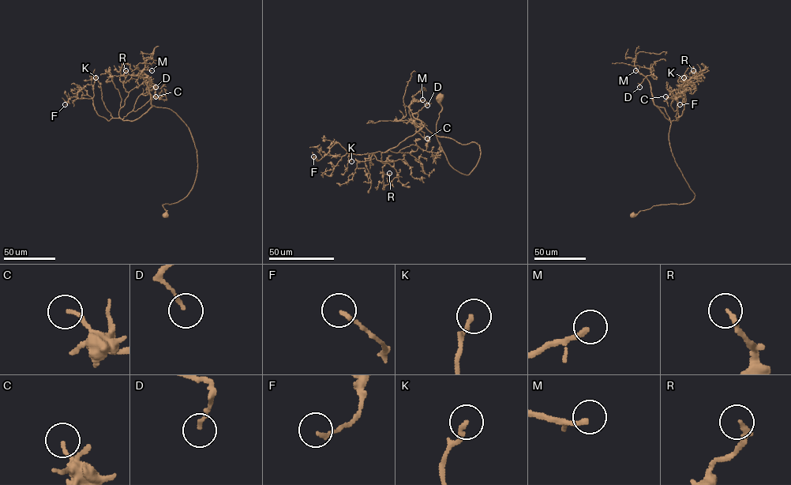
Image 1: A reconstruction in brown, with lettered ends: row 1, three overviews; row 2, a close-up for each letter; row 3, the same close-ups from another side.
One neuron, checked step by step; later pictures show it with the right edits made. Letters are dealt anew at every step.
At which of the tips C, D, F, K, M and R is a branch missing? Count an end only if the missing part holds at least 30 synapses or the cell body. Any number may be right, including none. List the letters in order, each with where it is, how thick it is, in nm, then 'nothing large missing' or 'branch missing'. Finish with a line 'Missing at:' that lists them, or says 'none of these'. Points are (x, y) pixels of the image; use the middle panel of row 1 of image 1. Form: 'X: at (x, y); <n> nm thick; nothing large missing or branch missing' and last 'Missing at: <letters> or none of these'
C: at (427, 138); 150 nm thick; nothing large missing
D: at (427, 105); 120 nm thick; nothing large missing
F: at (313, 156); 160 nm thick; nothing large missing
K: at (351, 161); 180 nm thick; nothing large missing
M: at (422, 99); 200 nm thick; nothing large missing
R: at (389, 173); 220 nm thick; nothing large missing
Missing at: none of these

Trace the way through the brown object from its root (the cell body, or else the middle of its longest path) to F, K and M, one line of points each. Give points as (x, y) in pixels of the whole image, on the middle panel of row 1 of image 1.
F: (440, 98), (437, 140), (468, 174), (479, 145), (425, 126), (384, 152), (349, 153), (335, 143), (313, 156)
K: (440, 98), (437, 140), (448, 163), (468, 174), (479, 145), (425, 126), (384, 152), (348, 152), (351, 161)
M: (440, 98), (437, 140), (448, 163), (468, 174), (479, 159), (479, 145), (431, 133), (409, 109), (422, 99)

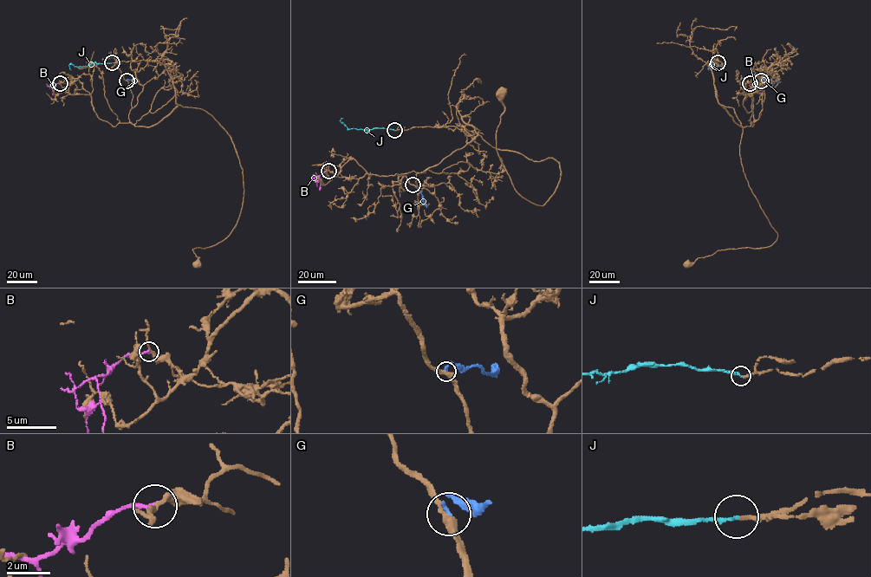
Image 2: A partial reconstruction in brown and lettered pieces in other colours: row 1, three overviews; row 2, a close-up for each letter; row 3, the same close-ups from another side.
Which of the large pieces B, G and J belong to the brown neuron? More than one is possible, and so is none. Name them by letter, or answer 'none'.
J

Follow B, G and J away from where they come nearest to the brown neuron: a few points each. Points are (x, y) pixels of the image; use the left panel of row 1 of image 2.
B: (60, 83), (52, 87), (53, 94)
G: (126, 81), (137, 81)
J: (112, 62), (93, 62), (81, 67), (70, 63), (71, 70)

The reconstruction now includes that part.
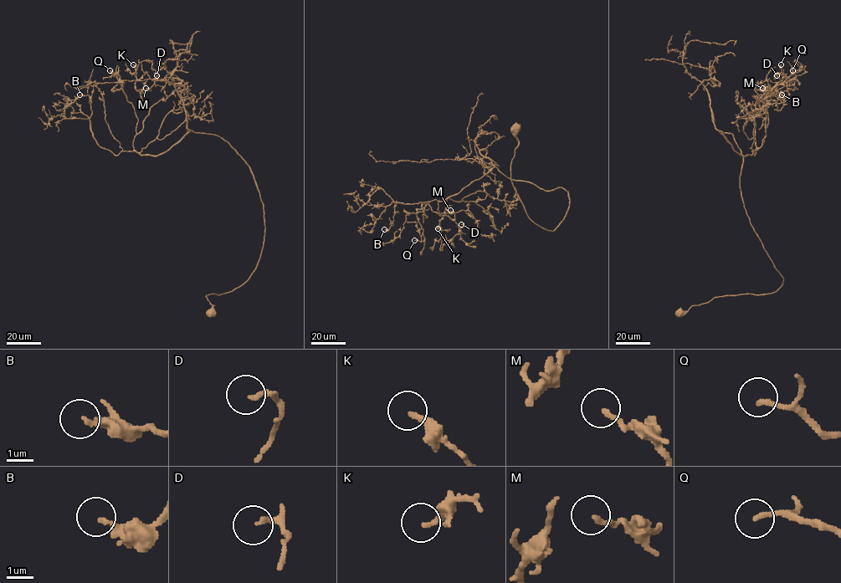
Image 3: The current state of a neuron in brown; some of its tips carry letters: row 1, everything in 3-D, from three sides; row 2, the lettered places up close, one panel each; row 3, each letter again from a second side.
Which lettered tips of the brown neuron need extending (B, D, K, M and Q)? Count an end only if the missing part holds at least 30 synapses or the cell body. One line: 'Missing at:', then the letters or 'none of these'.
Missing at: Q

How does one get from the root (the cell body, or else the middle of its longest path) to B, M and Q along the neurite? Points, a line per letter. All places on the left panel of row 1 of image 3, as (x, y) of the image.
B: (212, 314), (206, 295), (241, 285), (263, 248), (250, 166), (192, 130), (156, 155), (115, 155), (79, 94)
M: (212, 314), (206, 295), (256, 267), (259, 191), (213, 135), (135, 152), (146, 88)
Q: (212, 314), (206, 295), (241, 285), (260, 254), (250, 167), (192, 130), (135, 152), (110, 70)

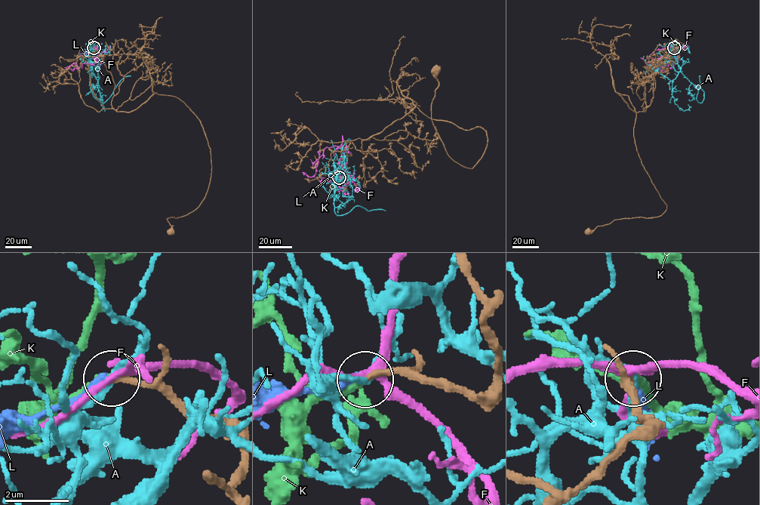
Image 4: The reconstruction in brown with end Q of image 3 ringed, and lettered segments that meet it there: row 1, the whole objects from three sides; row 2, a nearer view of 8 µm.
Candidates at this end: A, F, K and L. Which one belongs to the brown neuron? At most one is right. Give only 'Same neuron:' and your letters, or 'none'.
Same neuron: K

